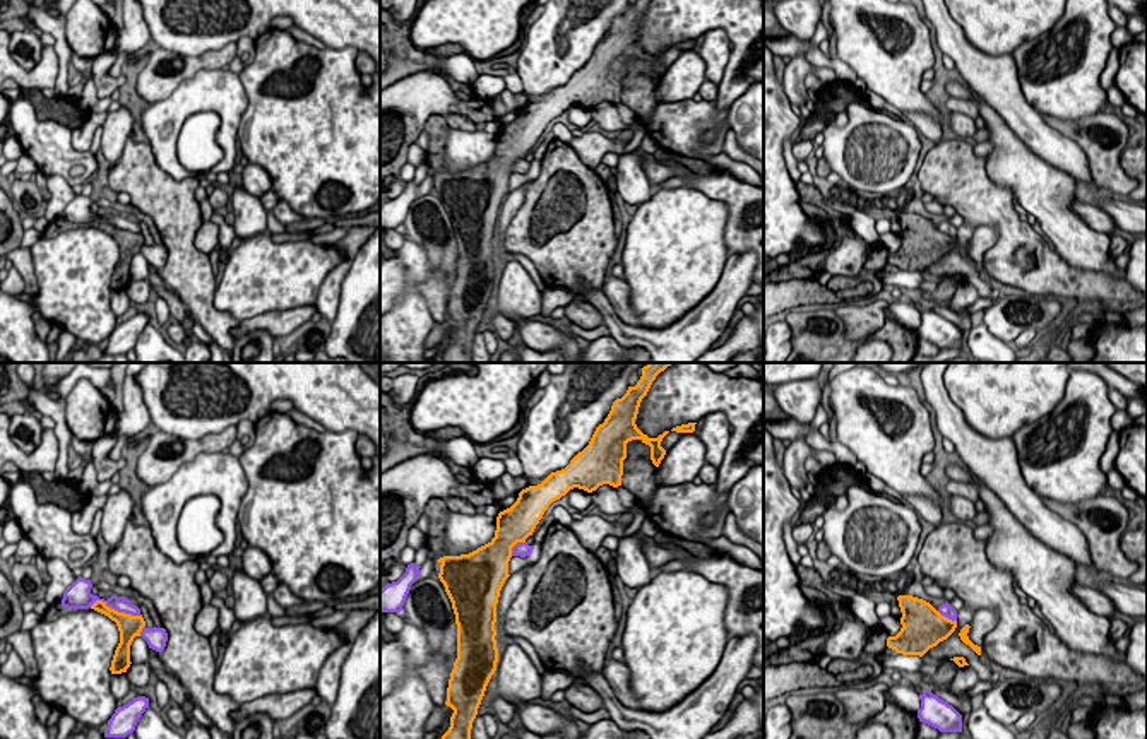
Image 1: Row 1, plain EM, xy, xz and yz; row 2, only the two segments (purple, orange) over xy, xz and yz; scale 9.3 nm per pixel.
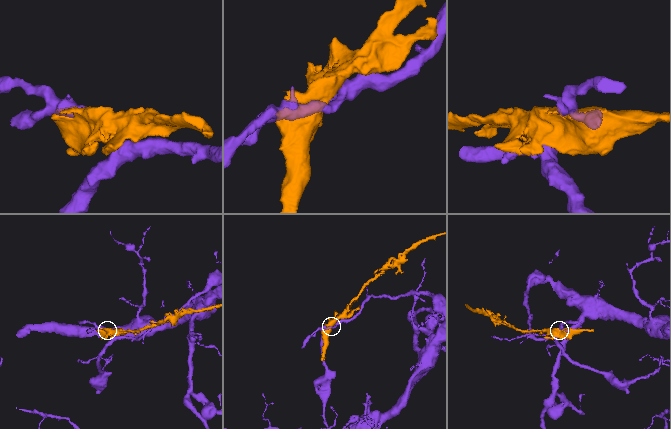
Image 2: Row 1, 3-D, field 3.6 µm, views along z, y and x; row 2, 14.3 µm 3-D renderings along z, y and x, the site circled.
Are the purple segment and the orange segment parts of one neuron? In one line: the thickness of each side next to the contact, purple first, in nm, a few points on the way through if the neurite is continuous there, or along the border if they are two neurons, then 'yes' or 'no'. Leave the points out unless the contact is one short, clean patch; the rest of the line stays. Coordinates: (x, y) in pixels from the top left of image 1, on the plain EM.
140 nm thick on the purple side, 220 nm on the other; no

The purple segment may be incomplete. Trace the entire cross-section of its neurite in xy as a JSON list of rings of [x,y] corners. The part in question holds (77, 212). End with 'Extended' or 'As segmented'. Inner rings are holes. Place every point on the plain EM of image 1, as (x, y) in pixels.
[[[79,193],[63,209],[62,222],[67,226],[89,226],[96,217],[103,217],[108,224],[118,229],[142,233],[140,226],[134,222],[128,216],[111,212],[108,217],[104,217],[104,216],[99,216],[98,212],[92,212],[91,205],[92,205],[91,197]]]. As segmented

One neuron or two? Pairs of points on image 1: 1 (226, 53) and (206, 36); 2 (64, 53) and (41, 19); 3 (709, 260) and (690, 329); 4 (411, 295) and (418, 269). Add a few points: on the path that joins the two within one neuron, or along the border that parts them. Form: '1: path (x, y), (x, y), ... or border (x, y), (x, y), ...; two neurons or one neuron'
1: border (235, 41), (197, 55), (182, 55); two neurons
2: path (60, 45), (59, 35), (50, 26); one neuron
3: border (723, 272), (719, 281), (694, 307), (665, 327); two neurons
4: path (411, 288), (415, 276); one neuron

